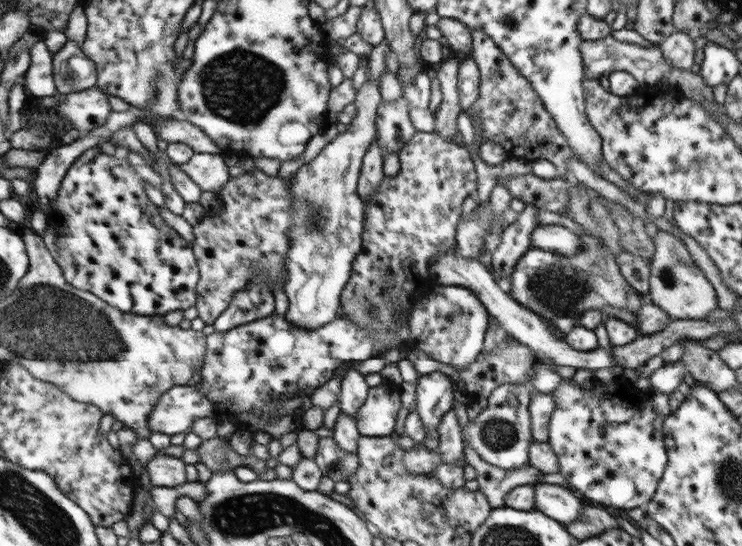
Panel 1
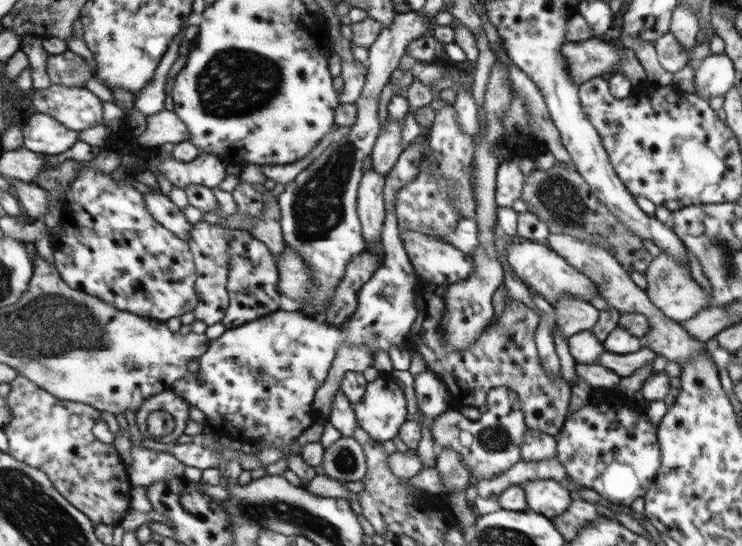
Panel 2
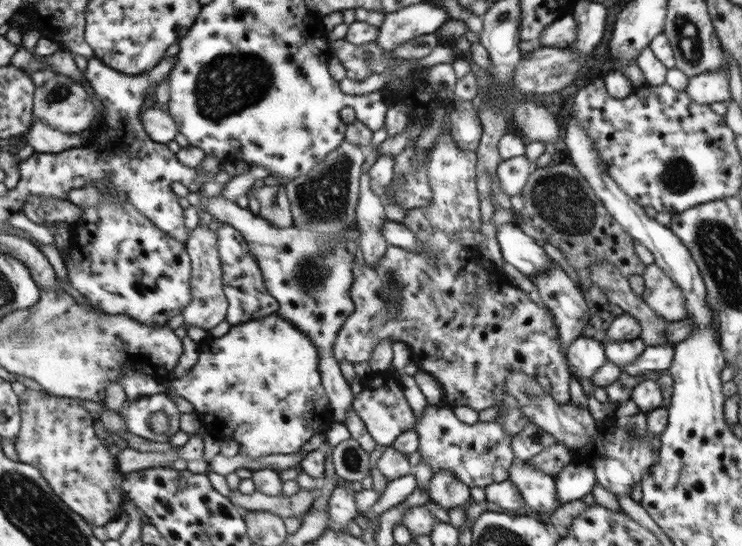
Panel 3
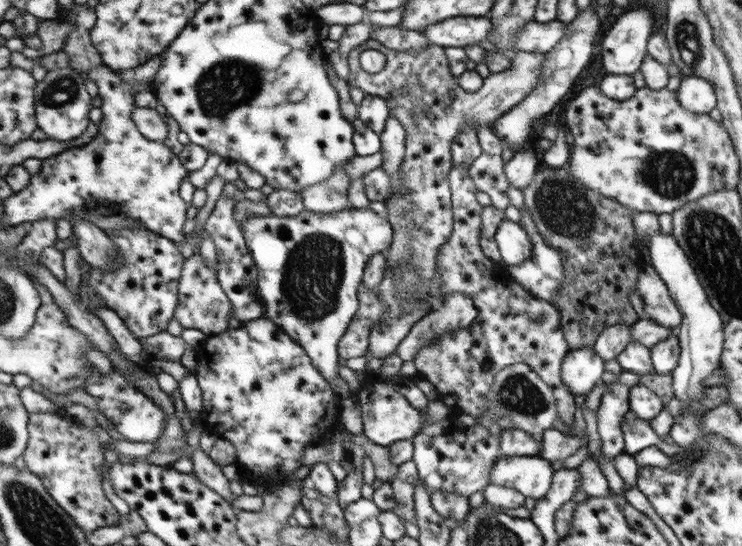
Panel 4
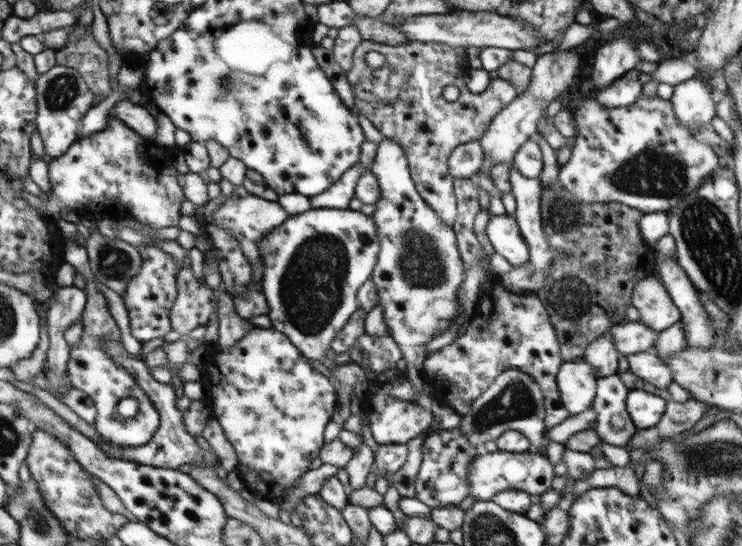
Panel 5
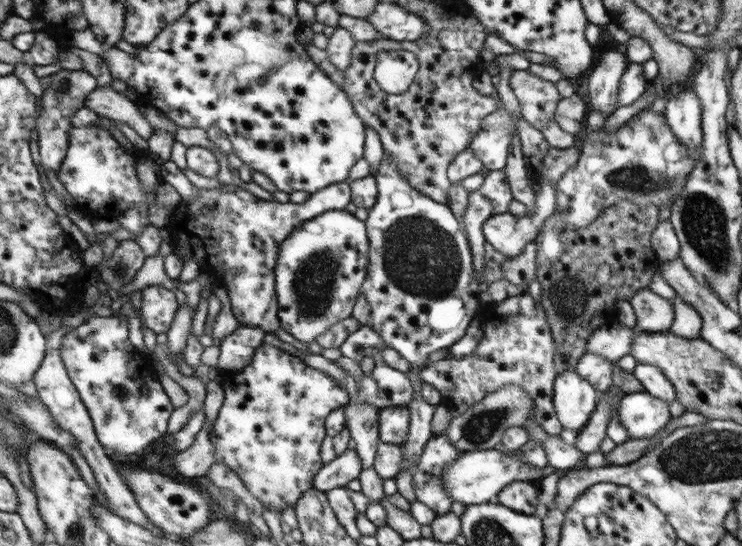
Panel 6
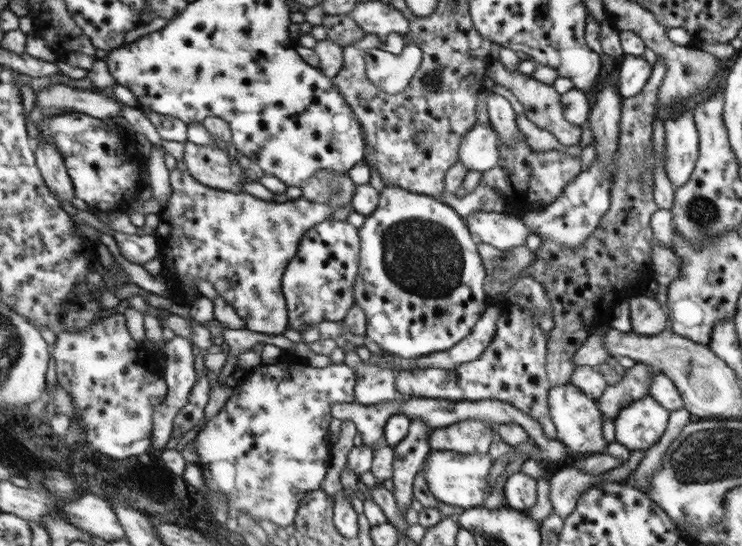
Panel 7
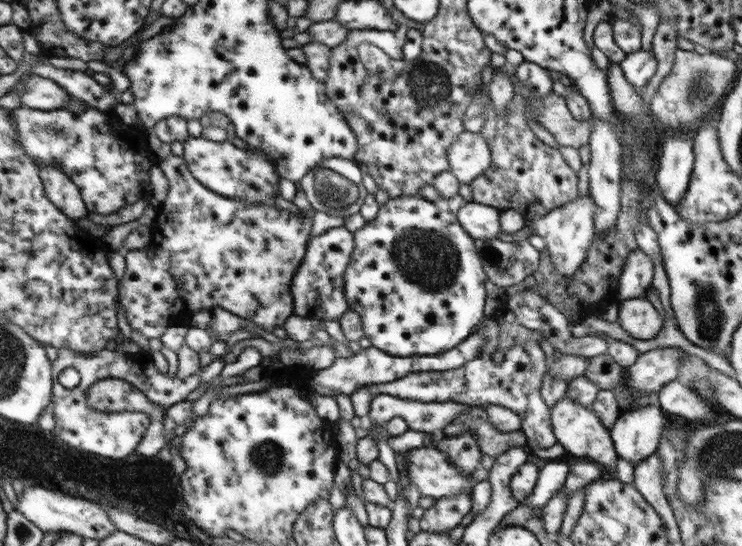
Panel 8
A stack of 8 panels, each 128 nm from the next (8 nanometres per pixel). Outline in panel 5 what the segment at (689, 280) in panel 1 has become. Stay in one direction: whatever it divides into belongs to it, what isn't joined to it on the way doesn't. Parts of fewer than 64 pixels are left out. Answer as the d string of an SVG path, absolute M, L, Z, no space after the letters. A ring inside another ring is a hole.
M647 276L635 288L632 302L640 311L641 323L660 333L682 320L667 287L654 276Z

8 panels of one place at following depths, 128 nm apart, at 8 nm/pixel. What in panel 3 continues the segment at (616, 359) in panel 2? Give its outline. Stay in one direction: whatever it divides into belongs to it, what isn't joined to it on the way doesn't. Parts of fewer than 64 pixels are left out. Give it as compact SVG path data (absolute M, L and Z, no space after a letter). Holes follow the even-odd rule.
M646 347L643 354L621 370L630 376L642 376L647 371L668 371L671 368L674 352L672 347Z

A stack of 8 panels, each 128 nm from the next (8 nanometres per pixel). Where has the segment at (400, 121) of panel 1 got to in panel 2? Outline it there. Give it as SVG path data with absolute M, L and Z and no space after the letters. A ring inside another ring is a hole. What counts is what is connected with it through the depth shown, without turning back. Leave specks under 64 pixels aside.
M388 116L386 129L377 136L371 152L372 168L384 176L394 167L401 152L406 147L400 141L400 136L402 136L402 122L393 120Z

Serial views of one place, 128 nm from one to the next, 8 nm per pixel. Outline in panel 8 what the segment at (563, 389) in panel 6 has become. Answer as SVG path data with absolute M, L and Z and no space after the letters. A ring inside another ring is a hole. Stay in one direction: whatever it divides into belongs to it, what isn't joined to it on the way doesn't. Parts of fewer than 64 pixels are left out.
M564 397L560 402L551 408L552 430L556 435L557 441L565 451L574 457L593 460L598 463L603 470L614 472L616 470L616 460L613 441L611 440L610 430L607 429L598 415L591 408Z

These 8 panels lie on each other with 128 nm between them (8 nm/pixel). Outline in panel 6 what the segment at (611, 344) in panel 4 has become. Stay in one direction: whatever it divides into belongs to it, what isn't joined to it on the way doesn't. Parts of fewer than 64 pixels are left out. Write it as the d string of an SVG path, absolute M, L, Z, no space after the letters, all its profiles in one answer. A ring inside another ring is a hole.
M584 354L576 364L576 370L585 380L588 380L596 391L603 394L613 386L613 368L616 362L611 362L604 356L598 354Z

